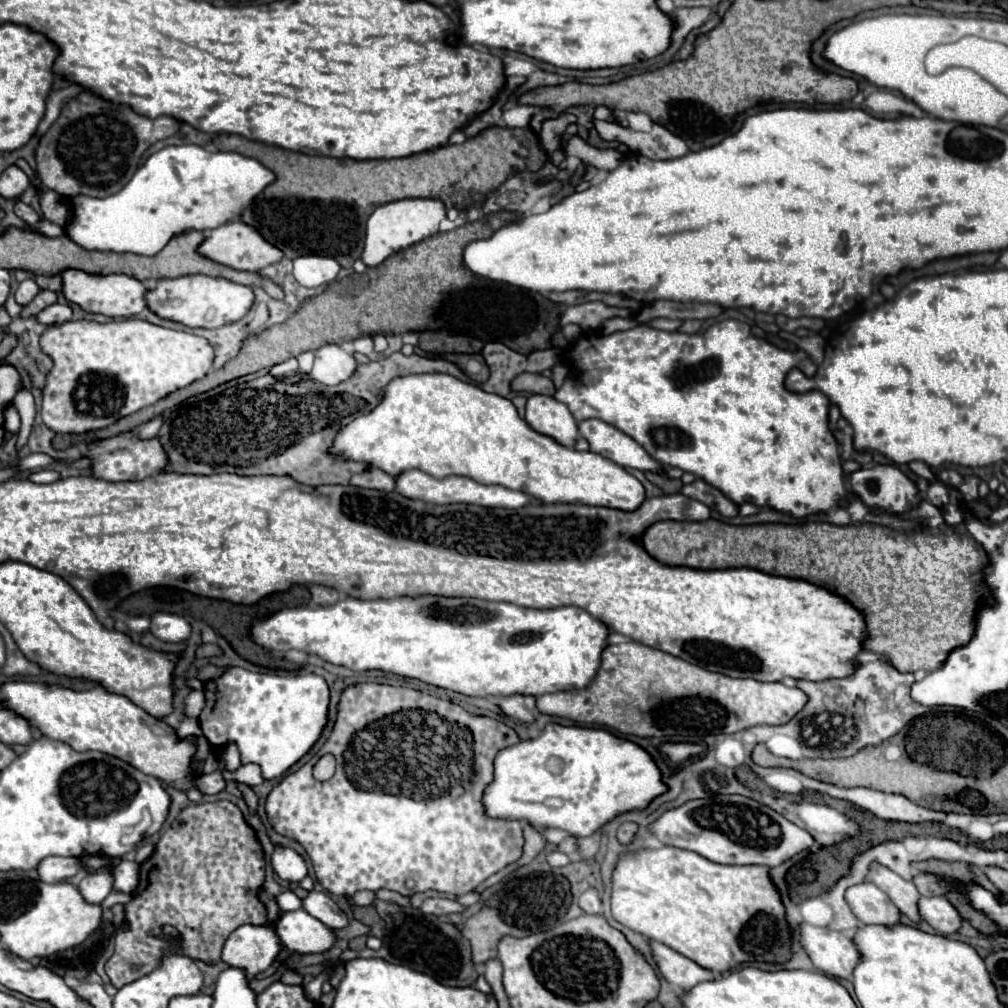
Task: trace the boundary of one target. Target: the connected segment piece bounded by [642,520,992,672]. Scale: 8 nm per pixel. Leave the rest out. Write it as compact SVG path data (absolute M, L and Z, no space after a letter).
M706 520L706 522L656 522L650 526L642 538L644 548L648 554L652 554L656 560L668 564L668 566L688 566L688 568L700 568L700 570L716 570L716 568L756 568L766 574L776 574L776 576L788 576L788 578L800 578L818 586L828 588L834 594L844 596L850 600L856 608L860 608L866 614L866 624L868 624L868 642L866 650L870 652L880 652L886 654L888 660L900 670L900 672L916 672L916 670L938 670L946 662L946 656L954 648L960 648L962 644L968 644L974 636L974 620L978 614L980 604L992 604L992 596L988 592L986 580L984 580L984 570L990 564L990 558L986 556L986 550L982 544L978 544L970 534L908 534L908 532L894 532L892 528L880 526L880 524L858 524L858 526L834 526L834 524L824 524L824 522L804 522L804 524L754 524L754 526L730 526L720 520Z

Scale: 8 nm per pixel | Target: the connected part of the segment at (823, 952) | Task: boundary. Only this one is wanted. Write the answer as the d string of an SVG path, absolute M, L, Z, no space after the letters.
M802 924L800 942L820 972L836 978L852 976L854 964L858 964L858 948L854 948L850 936L830 928Z

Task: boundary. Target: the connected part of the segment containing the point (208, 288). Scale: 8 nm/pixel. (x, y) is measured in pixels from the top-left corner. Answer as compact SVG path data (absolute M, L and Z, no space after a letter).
M204 274L158 280L154 288L146 290L146 304L156 316L180 322L188 328L220 328L224 324L236 322L250 310L252 300L254 294L250 286L242 286L226 278L212 278Z

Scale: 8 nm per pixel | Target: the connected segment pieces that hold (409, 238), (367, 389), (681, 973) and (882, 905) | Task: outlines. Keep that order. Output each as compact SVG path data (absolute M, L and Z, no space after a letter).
M406 198L406 200L396 200L396 202L378 206L372 212L372 216L368 218L362 262L366 266L380 266L392 254L436 234L440 222L444 218L446 218L444 204L440 200L432 200L432 198Z
M394 352L388 358L358 366L352 378L340 386L322 386L312 380L290 384L268 374L238 386L222 384L164 412L164 424L158 438L170 458L166 470L180 474L276 474L292 476L296 482L308 486L348 484L350 476L364 472L368 464L330 456L330 444L334 444L338 428L350 424L354 416L376 408L378 400L382 400L382 388L386 388L390 380L426 372L444 372L468 380L468 376L450 360Z
M650 942L650 944L652 944L652 952L654 952L654 960L658 964L658 970L670 984L674 984L678 988L694 988L694 984L700 984L702 980L714 980L714 976L716 976L714 972L698 966L696 962L682 956L680 952L676 952L660 942Z
M872 882L848 888L846 900L864 924L886 924L888 928L900 924L898 908L894 908L894 904L890 904L890 898Z

